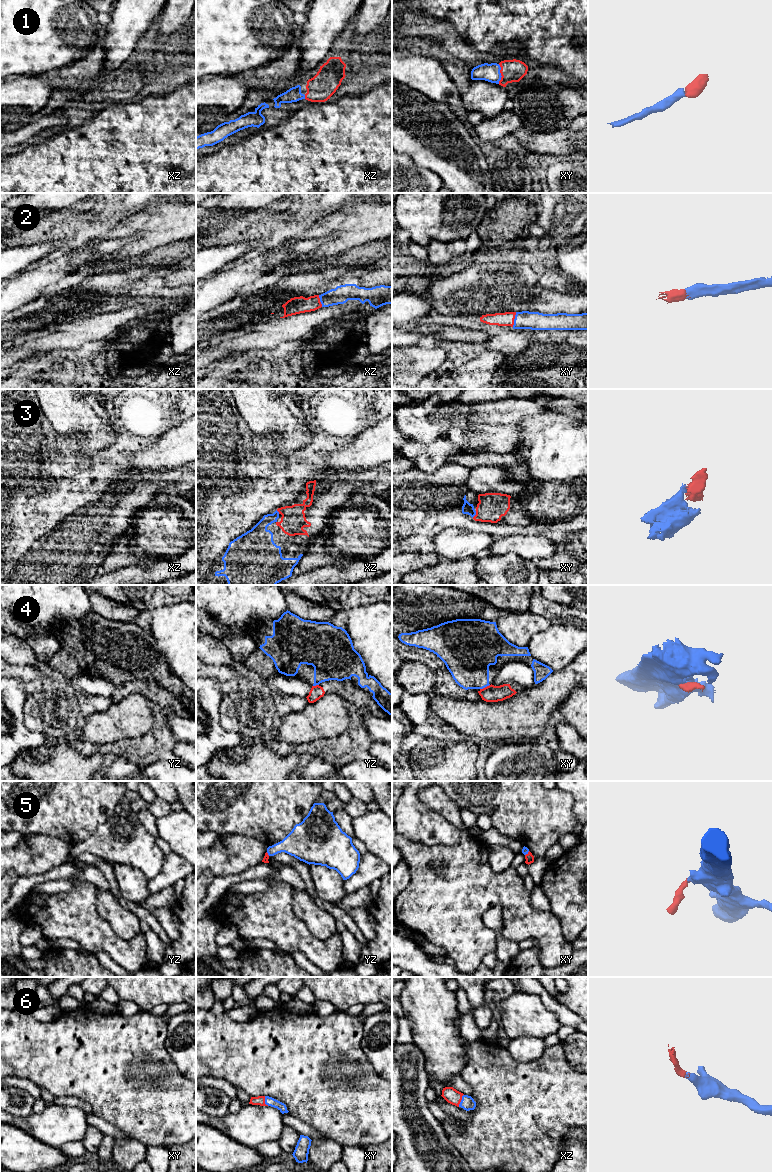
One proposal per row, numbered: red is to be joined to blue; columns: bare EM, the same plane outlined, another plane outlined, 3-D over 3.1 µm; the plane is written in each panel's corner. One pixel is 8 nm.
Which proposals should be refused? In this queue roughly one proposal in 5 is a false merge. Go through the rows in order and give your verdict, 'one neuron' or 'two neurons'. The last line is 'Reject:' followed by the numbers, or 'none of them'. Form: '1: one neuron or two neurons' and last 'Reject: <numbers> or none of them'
1: one neuron
2: one neuron
3: one neuron
4: two neurons
5: one neuron
6: one neuron
Reject: 4

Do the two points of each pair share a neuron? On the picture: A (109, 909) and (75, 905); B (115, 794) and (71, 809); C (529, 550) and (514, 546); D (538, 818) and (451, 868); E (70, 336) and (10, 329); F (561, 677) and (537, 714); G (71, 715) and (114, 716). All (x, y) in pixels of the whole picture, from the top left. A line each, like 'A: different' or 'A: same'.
A: different
B: same
C: same
D: different
E: different
F: same
G: different

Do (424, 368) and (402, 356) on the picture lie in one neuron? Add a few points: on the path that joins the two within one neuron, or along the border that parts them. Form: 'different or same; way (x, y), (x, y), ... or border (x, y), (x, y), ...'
same; way (419, 363), (415, 359), (407, 359)

